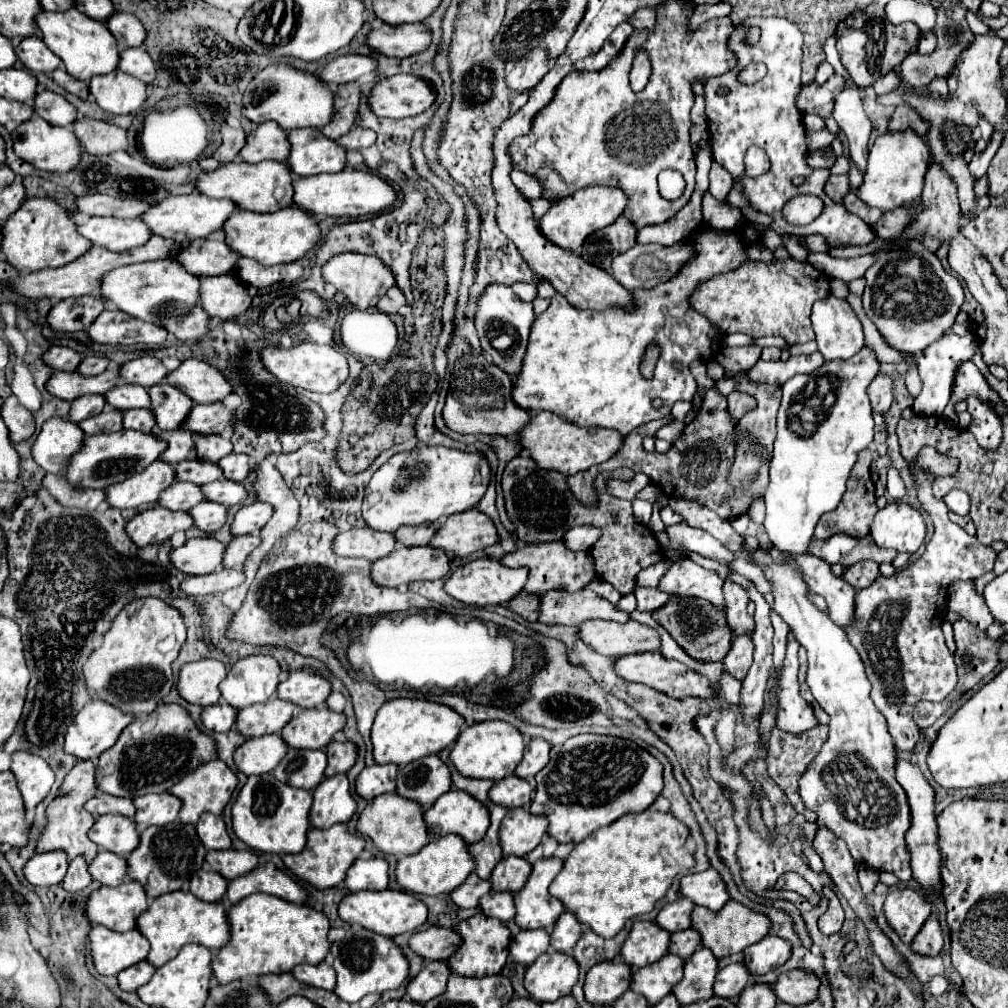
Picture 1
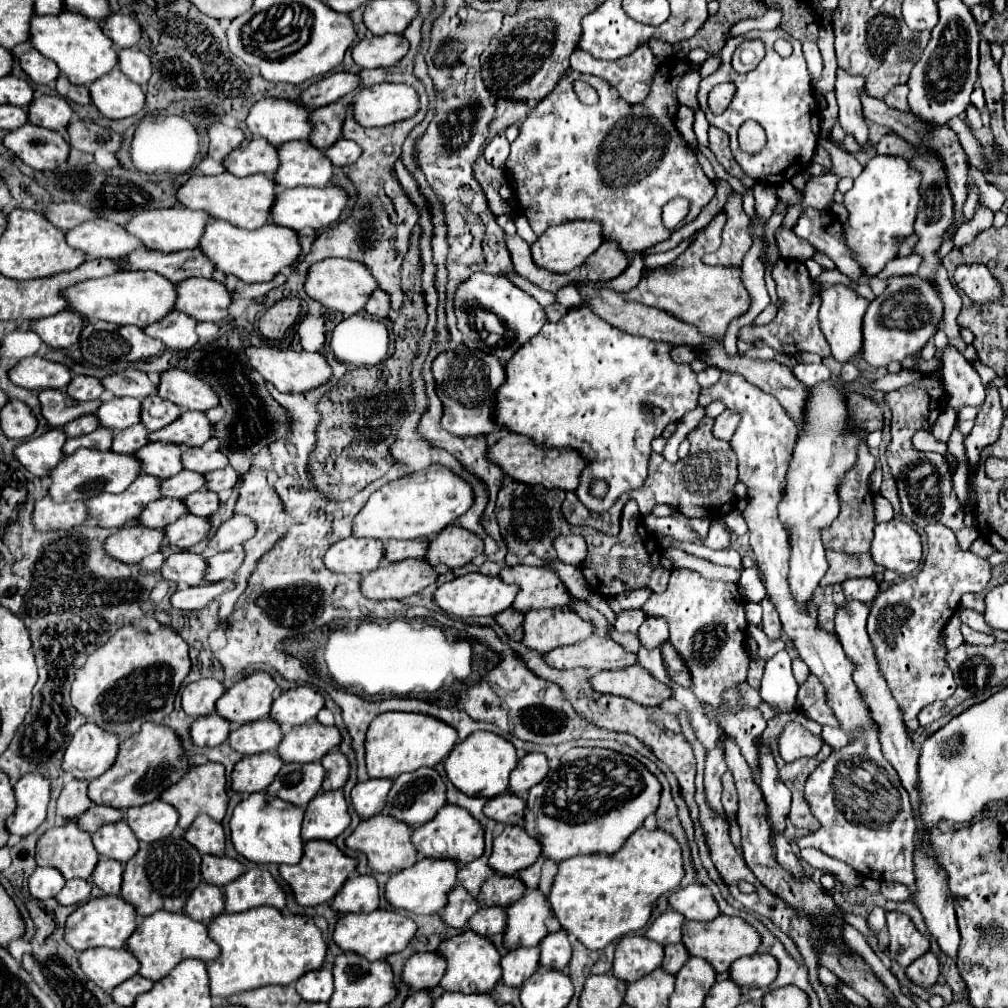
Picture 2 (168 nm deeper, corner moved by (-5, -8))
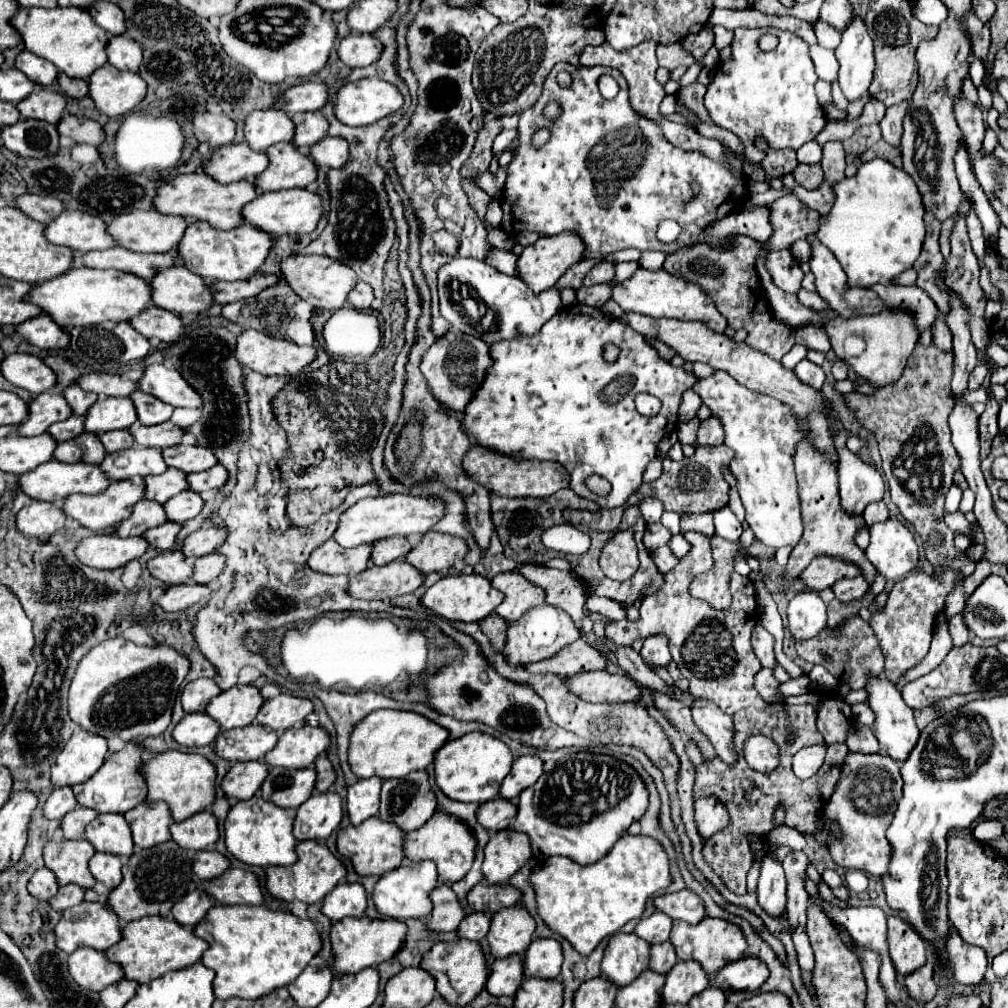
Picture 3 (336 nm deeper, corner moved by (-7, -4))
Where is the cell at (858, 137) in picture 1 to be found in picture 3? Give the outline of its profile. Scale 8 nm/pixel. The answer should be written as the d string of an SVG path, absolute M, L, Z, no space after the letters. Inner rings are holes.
M860 17L842 33L842 43L836 47L836 59L840 63L838 83L846 99L860 99L868 91L874 73L874 41Z

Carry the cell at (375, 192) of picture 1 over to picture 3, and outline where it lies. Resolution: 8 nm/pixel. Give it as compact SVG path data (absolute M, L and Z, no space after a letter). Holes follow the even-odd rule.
M288 189L282 193L260 193L254 201L242 207L242 219L274 237L288 233L312 233L322 217L320 195L308 189Z

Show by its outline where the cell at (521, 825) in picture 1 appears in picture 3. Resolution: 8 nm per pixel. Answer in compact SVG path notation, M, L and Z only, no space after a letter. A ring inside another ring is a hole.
M512 829L494 833L484 847L482 875L486 883L506 885L530 855L530 839L524 833L514 833Z

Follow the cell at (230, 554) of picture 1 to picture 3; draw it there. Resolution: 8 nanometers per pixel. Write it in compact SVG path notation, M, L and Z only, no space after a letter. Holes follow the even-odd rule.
M210 553L206 557L198 557L194 561L194 573L192 573L194 583L198 583L198 585L210 583L212 579L216 579L220 575L220 571L224 569L224 563L226 563L226 559L220 553Z

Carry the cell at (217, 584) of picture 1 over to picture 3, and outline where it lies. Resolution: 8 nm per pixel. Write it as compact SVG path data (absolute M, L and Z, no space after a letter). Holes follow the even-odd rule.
M184 583L184 585L170 585L166 587L164 595L158 597L154 603L162 607L164 611L184 611L192 607L194 603L210 599L210 589L204 585L194 585L194 583Z

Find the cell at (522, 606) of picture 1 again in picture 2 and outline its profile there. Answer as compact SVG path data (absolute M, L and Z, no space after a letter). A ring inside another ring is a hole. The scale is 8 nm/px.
M506 609L504 613L496 615L496 621L504 627L504 631L514 637L516 641L522 641L524 637L524 613L516 609Z

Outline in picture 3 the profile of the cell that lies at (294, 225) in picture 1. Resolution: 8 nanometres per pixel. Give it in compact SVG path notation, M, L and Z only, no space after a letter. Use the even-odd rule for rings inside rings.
M194 221L184 231L176 251L184 259L184 267L202 279L210 281L238 281L252 277L258 267L264 263L268 251L272 247L272 237L268 233L258 233L258 229L250 229L250 225L238 225L230 231L210 229L204 221Z

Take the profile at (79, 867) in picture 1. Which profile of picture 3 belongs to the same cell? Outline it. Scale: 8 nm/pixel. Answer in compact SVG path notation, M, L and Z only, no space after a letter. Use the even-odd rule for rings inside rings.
M64 885L64 887L58 889L58 893L52 899L48 899L50 907L54 911L60 911L60 913L78 905L78 903L82 903L82 901L84 901L84 891L78 889L76 885Z

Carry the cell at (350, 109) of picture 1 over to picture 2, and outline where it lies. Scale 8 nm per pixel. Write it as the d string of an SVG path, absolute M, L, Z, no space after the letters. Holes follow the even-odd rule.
M338 99L336 103L330 103L312 111L312 117L310 117L314 125L310 135L312 145L318 145L322 151L326 151L336 143L336 139L342 137L342 123L344 123L348 105L350 103L346 99Z

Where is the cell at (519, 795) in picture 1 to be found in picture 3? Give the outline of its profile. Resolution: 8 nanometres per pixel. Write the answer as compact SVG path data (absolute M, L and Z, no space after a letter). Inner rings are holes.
M496 797L490 801L490 805L480 805L476 819L486 831L502 831L510 827L510 821L514 821L516 805L512 801L504 801L502 797Z

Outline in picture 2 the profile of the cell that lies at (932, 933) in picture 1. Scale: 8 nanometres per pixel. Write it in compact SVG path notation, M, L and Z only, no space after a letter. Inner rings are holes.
M928 951L924 953L920 959L916 959L912 965L908 965L906 969L906 975L916 983L916 985L922 985L922 987L930 987L938 981L940 977L940 959Z

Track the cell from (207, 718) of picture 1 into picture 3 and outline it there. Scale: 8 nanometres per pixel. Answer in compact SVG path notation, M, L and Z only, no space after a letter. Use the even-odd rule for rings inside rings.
M190 713L184 715L184 719L174 727L172 737L176 743L186 747L204 747L212 745L218 733L218 723L212 717L208 717L206 713Z

